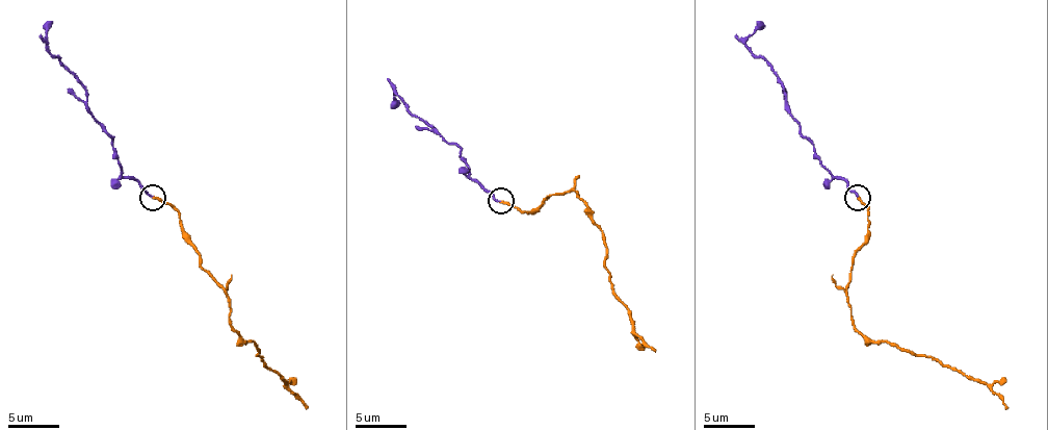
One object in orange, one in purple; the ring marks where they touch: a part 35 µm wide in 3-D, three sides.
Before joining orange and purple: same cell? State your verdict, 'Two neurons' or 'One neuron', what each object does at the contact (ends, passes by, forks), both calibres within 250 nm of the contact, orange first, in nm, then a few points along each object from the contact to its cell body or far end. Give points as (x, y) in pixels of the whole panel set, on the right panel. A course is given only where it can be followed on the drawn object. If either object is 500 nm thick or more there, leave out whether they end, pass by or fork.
Two neurons. At the ring orange ends. At the ring purple ends. Thickness 200 nm (orange) against 150 nm. Course of orange: (857, 198), (867, 213), (867, 236), (846, 291), (852, 324), (872, 339), (983, 381), (1006, 409). Course of purple: (857, 198), (805, 138), (789, 112), (782, 81), (745, 43), (763, 22)

